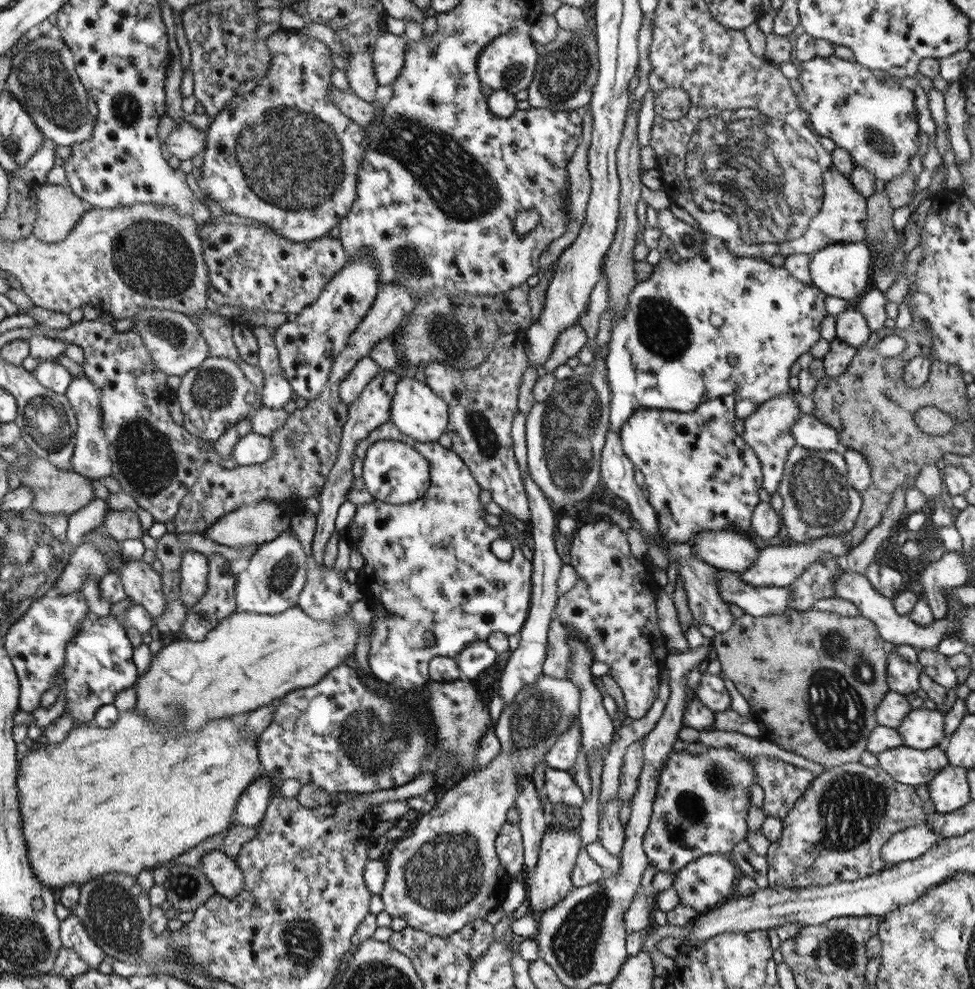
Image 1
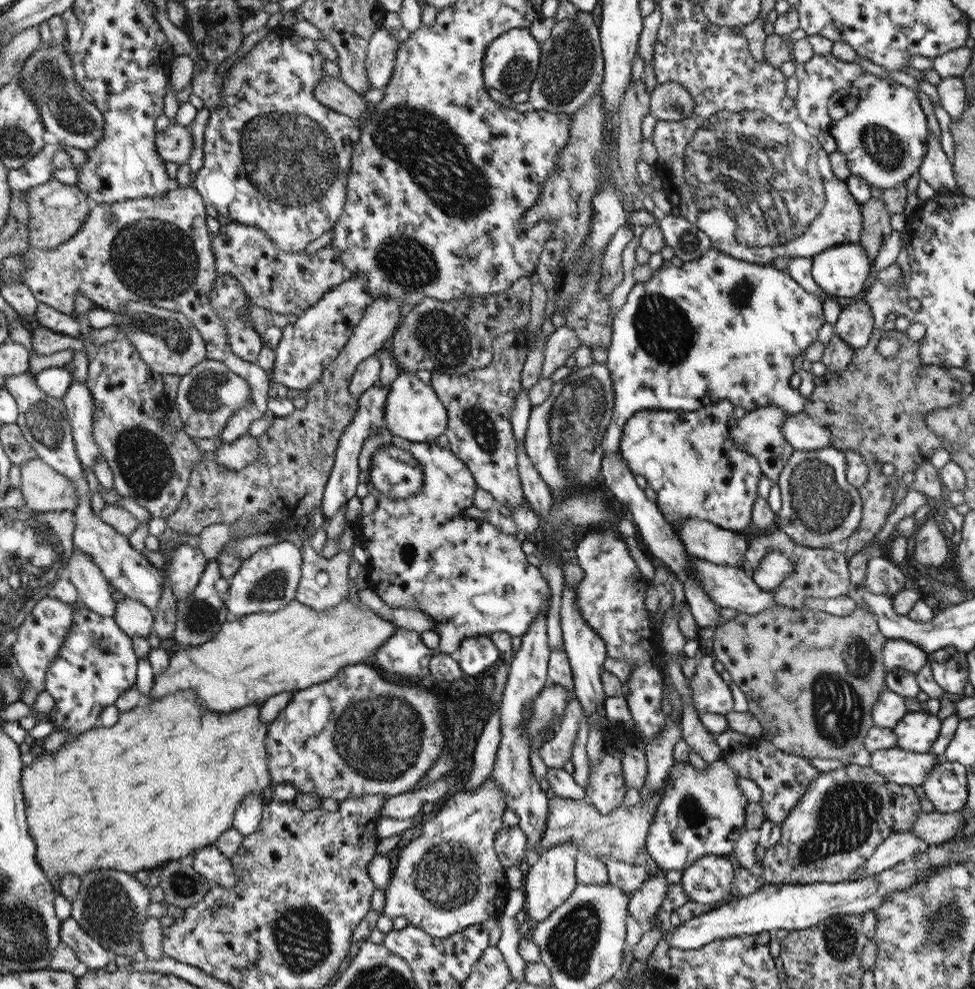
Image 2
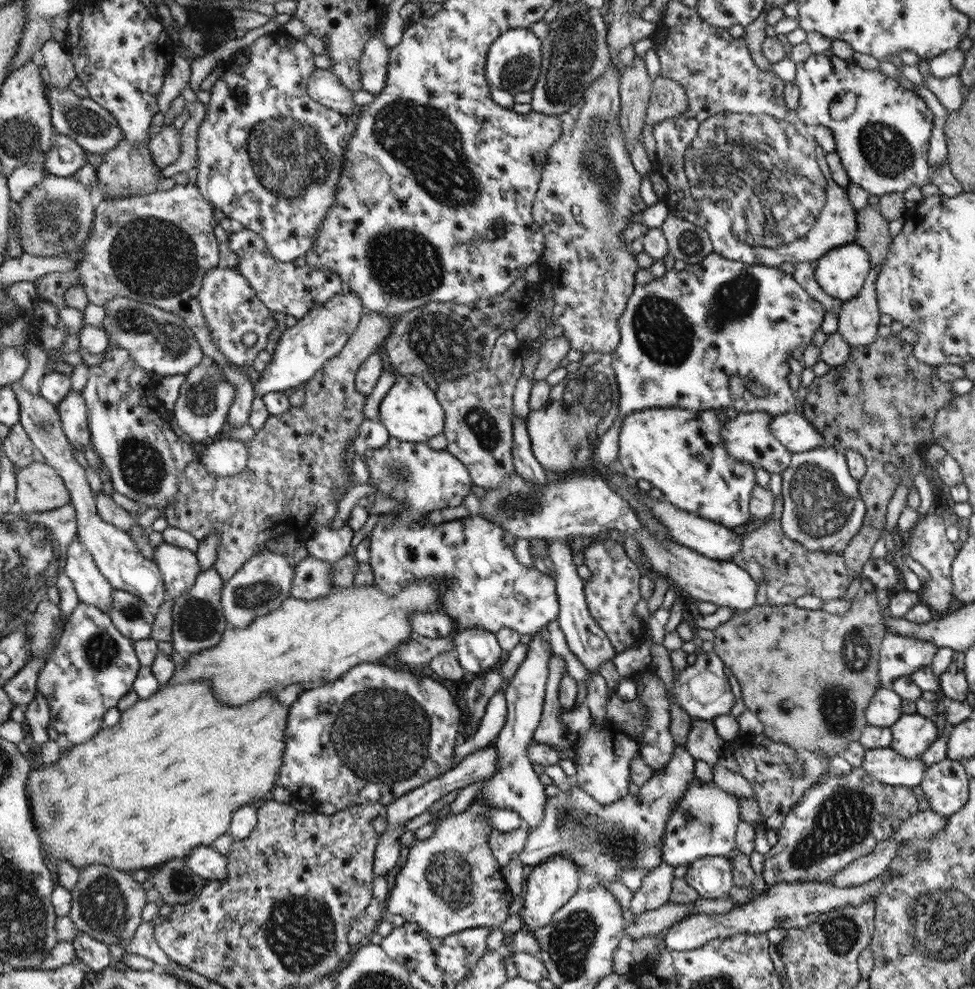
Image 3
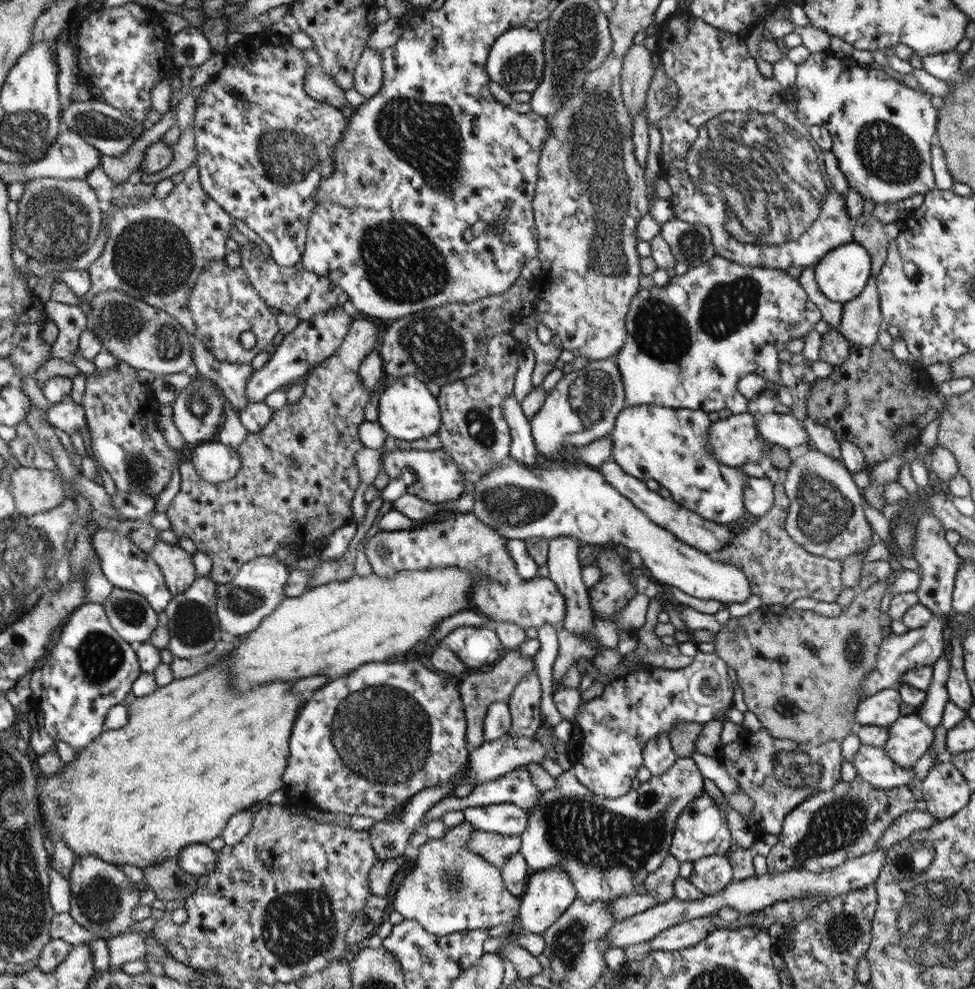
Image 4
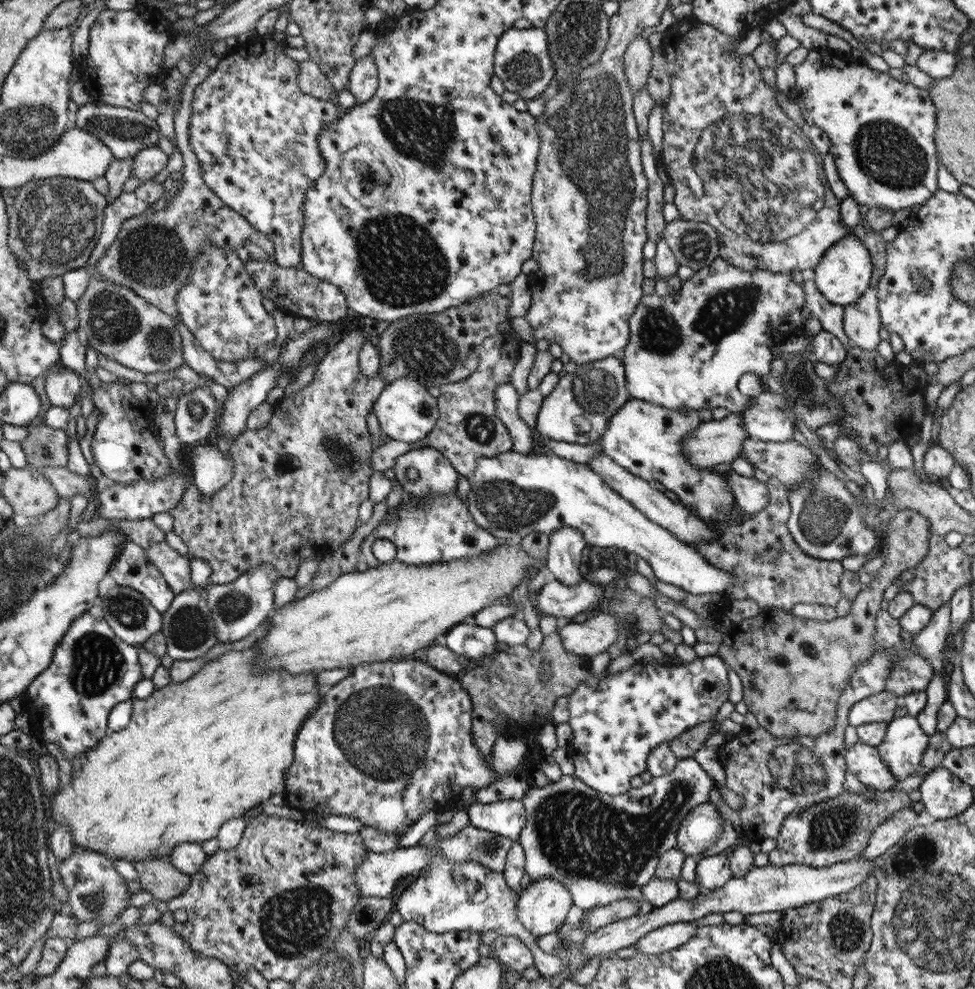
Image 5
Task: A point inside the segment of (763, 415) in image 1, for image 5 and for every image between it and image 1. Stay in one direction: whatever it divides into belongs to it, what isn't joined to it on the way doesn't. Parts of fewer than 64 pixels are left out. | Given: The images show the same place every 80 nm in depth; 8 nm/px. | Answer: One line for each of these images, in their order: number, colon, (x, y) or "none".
2: (759, 433)
3: (748, 438)
4: (735, 440)
5: (714, 442)

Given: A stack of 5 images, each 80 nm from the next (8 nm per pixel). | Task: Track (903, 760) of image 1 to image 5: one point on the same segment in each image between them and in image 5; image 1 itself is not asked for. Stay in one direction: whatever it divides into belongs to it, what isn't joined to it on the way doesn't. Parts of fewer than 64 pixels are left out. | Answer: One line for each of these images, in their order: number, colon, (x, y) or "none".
2: (901, 767)
3: (883, 764)
4: (872, 764)
5: (863, 761)

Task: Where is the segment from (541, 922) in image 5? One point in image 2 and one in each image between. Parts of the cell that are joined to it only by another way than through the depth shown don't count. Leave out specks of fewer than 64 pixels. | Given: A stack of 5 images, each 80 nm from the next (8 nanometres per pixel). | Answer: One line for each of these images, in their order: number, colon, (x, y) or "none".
2: (549, 881)
3: (550, 885)
4: (547, 894)

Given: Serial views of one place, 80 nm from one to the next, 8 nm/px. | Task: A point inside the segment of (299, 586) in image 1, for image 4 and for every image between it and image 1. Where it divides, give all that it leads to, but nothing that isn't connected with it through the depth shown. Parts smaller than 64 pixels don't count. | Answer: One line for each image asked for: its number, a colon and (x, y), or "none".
2: (267, 581)
3: (264, 582)
4: (259, 587)

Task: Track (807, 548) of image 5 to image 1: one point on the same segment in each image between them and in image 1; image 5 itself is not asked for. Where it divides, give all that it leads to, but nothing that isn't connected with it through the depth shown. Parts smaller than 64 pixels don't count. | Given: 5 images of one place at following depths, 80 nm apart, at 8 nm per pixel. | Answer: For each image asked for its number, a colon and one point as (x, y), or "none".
1: (818, 500)
2: (819, 508)
3: (823, 509)
4: (825, 516)

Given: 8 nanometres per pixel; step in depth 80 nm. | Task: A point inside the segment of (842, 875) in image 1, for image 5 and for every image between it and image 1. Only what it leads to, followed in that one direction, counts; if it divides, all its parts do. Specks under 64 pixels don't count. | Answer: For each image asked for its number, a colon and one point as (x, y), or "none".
2: (835, 827)
3: (843, 818)
4: (829, 828)
5: (835, 831)

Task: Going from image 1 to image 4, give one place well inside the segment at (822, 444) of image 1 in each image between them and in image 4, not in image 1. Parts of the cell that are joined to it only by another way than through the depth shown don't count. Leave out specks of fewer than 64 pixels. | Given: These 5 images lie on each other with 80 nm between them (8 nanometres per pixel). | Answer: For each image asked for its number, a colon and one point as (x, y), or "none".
2: (804, 434)
3: (795, 430)
4: (781, 428)

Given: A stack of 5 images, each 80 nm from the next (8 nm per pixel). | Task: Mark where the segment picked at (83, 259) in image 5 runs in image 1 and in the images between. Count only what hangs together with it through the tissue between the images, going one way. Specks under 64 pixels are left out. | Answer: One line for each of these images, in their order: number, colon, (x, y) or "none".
1: (59, 208)
2: (58, 211)
3: (57, 216)
4: (58, 220)

